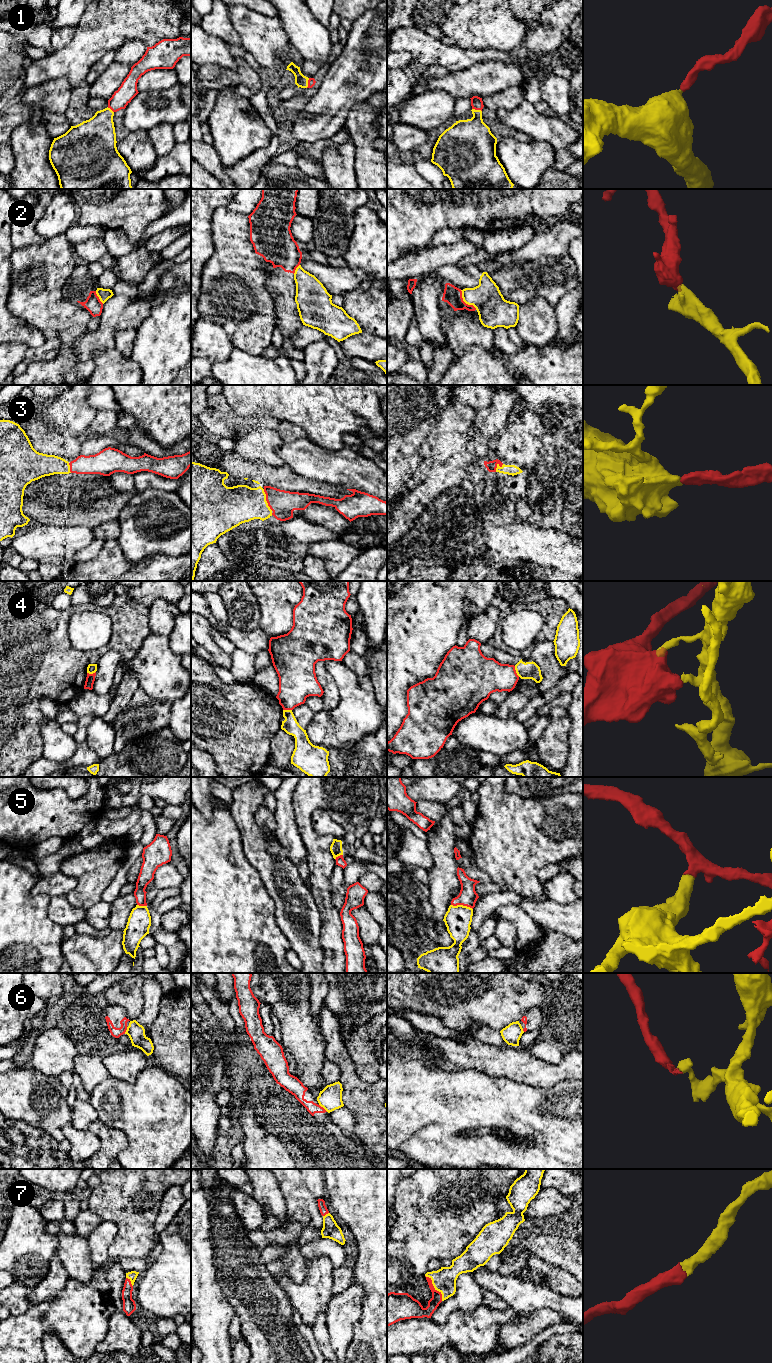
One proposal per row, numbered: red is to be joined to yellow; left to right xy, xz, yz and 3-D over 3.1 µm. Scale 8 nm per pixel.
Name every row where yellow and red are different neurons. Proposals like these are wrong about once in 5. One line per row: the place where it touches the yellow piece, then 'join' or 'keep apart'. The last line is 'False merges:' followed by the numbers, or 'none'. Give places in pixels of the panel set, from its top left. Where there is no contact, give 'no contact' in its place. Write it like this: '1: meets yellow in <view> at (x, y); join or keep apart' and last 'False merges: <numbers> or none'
1: meets yellow in xz at (307, 83); join
2: meets yellow in yz at (465, 302); keep apart
3: meets yellow in xz at (265, 500); join
4: meets yellow in yz at (516, 671); keep apart
5: meets yellow in yz at (462, 905); keep apart
6: meets yellow in xz at (323, 1107); keep apart
7: meets yellow in yz at (434, 1287); join
False merges: 2, 4, 5, 6

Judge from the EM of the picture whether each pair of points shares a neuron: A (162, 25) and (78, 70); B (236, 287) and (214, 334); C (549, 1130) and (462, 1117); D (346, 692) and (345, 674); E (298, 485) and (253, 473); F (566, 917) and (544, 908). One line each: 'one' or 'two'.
A: one
B: two
C: one
D: one
E: one
F: one

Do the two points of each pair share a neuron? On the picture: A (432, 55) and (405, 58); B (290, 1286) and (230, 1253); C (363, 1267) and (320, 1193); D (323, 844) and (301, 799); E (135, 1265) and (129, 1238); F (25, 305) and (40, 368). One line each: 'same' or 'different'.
A: different
B: different
C: different
D: same
E: different
F: different

